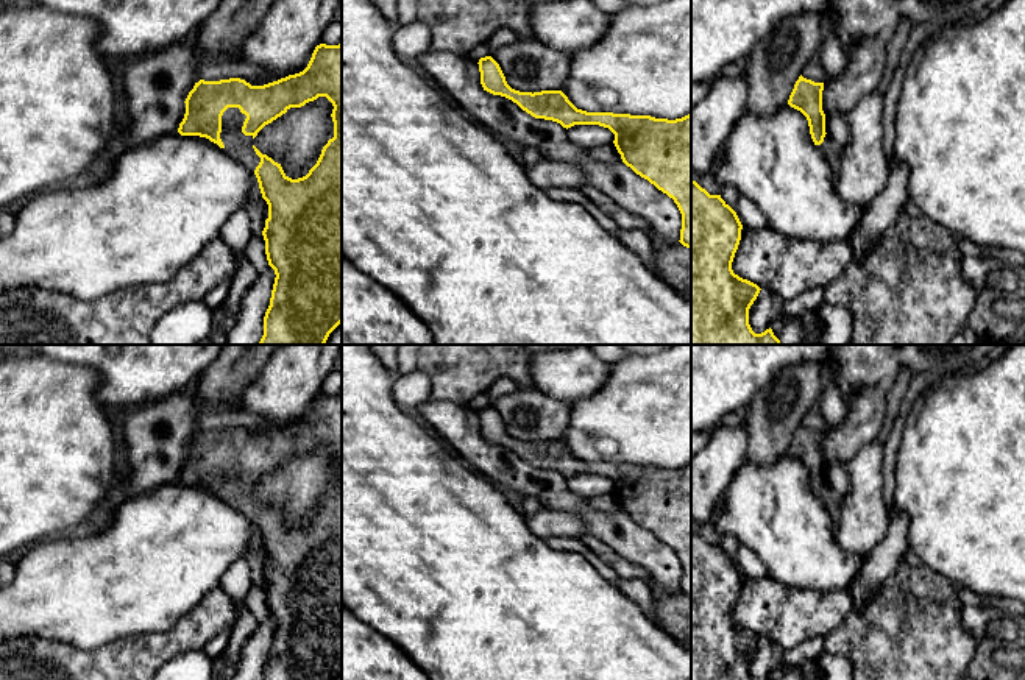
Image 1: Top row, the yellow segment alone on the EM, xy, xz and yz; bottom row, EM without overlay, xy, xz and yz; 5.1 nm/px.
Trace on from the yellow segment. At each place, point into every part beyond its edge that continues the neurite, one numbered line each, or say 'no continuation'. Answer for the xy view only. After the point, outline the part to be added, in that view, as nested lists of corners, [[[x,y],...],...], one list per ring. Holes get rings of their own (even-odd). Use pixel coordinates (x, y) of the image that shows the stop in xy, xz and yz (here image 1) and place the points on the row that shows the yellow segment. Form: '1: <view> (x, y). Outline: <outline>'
1: xy (237, 145). Outline: [[[228,108],[222,115],[222,133],[220,139],[225,145],[225,153],[240,161],[251,172],[261,162],[261,158],[253,148],[253,136],[245,136],[242,126],[246,115],[239,108]]]

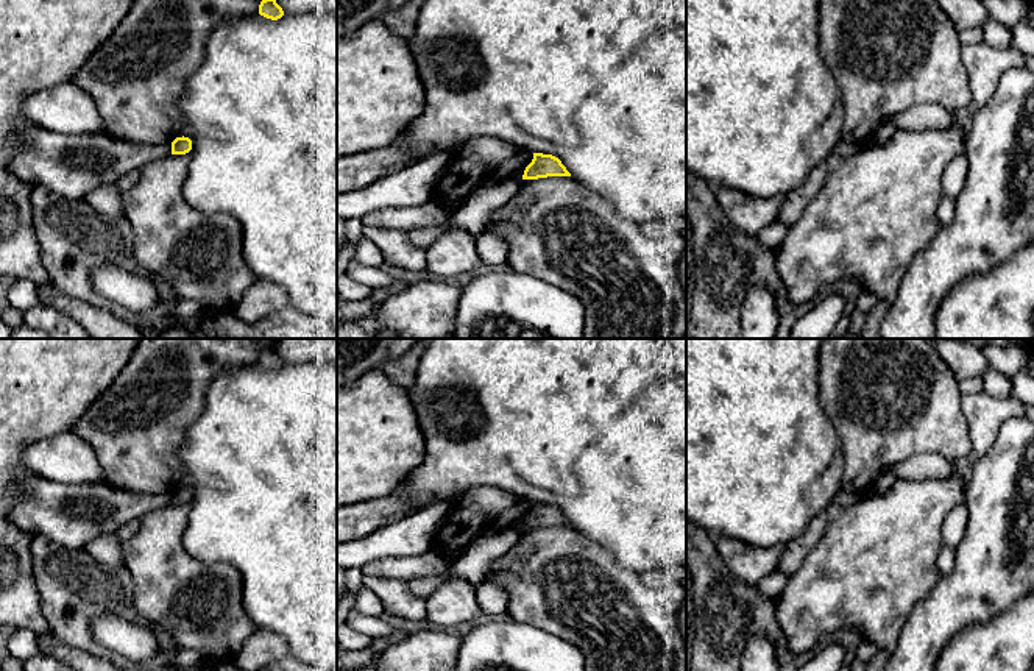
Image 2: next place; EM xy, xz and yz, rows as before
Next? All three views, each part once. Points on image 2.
no continuation

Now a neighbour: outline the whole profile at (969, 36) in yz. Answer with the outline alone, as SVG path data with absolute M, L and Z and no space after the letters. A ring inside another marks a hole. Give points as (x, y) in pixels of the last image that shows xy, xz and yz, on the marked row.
M968 28L959 31L959 41L962 45L972 45L972 44L979 44L984 41L984 33L983 28Z

